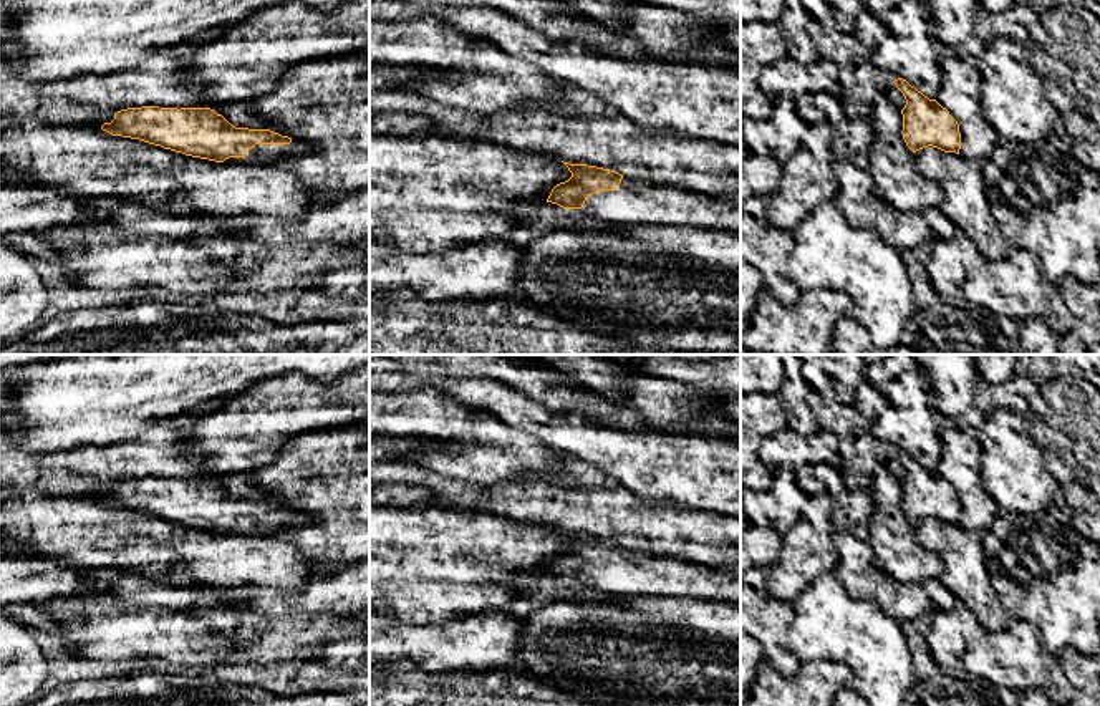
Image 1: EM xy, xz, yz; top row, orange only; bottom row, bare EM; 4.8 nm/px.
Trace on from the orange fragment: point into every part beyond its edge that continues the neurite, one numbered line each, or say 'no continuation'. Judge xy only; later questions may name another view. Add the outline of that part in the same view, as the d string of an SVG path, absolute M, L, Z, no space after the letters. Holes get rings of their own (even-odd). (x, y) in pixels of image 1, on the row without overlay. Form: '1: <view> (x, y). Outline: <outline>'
1: xy (260, 524). Outline: M293 510L290 515L255 515L247 522L245 529L229 529L224 534L237 534L237 535L277 535L282 529L292 529L305 525L310 519L308 512Z

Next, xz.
1: xz (635, 574). Outline: M623 545L616 562L588 567L583 585L615 597L694 597L741 607L741 577Z

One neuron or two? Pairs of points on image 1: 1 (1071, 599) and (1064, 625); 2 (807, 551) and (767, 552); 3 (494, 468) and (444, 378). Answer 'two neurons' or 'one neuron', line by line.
1: one neuron
2: two neurons
3: two neurons

